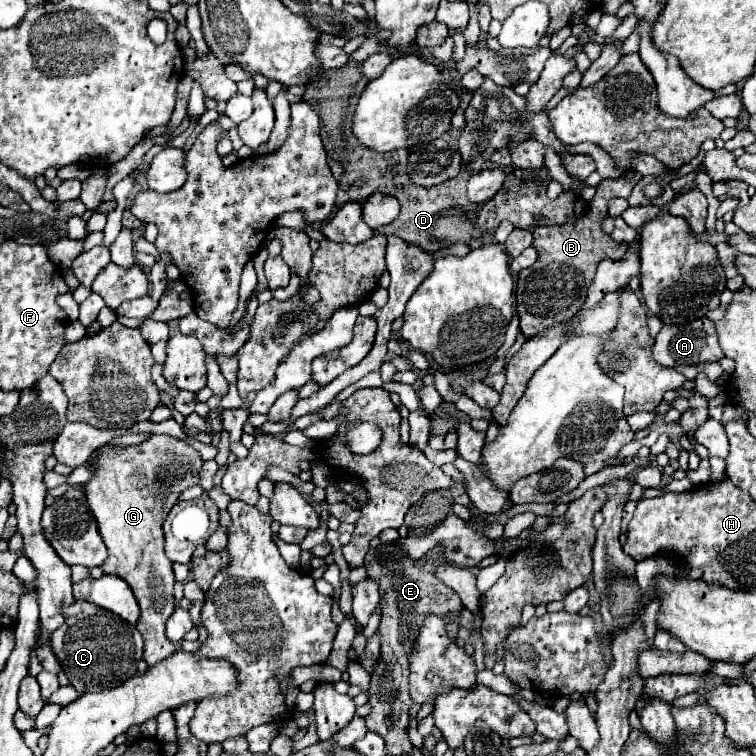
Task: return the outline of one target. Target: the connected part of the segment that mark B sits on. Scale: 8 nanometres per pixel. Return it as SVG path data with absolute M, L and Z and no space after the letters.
M626 170L618 180L608 178L596 188L590 210L576 222L576 226L538 226L532 230L532 246L538 250L538 260L534 266L520 272L516 282L516 312L520 316L520 330L526 338L532 338L548 326L576 314L586 300L586 288L594 278L596 266L606 258L626 254L628 246L616 244L606 232L602 232L602 222L608 216L608 202L612 198L630 196L636 184L638 174Z

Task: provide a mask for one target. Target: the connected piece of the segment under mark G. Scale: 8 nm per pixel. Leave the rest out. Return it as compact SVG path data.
M152 436L140 446L134 448L110 448L104 450L100 448L96 454L92 454L92 466L96 468L96 476L84 484L84 492L88 502L92 502L92 512L98 525L98 532L108 548L108 558L102 564L104 574L116 574L122 580L126 580L140 604L140 618L138 618L138 632L144 638L144 660L148 668L156 666L158 662L170 658L172 654L178 652L178 644L170 642L166 638L166 620L174 612L174 572L172 572L172 562L164 554L164 532L163 523L166 519L164 514L170 510L170 498L172 498L172 488L178 492L200 484L200 470L202 470L204 460L200 454L190 448L184 440L172 438L172 436Z

